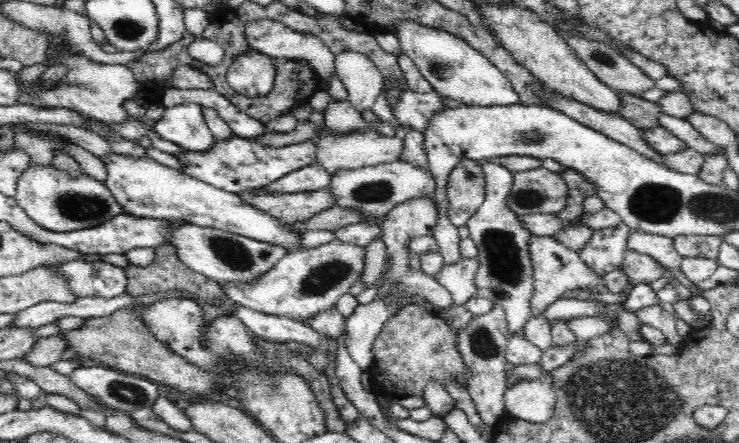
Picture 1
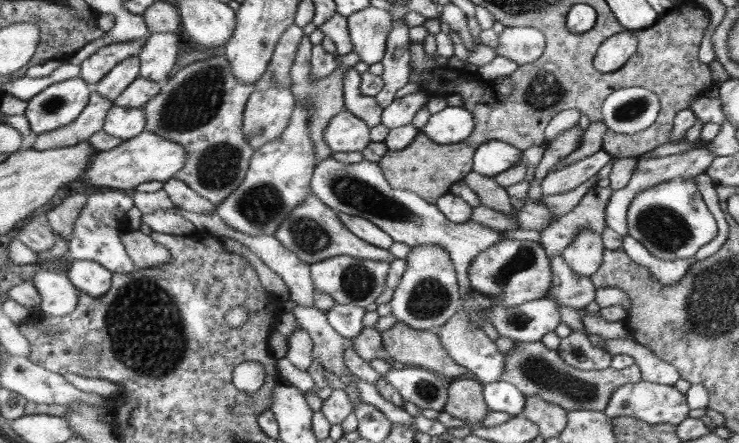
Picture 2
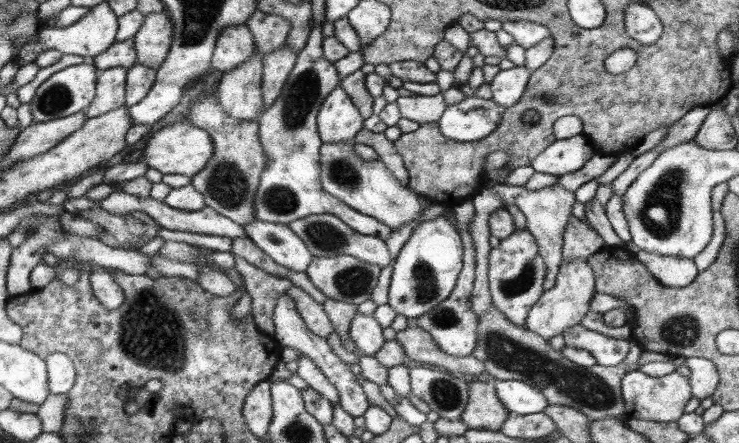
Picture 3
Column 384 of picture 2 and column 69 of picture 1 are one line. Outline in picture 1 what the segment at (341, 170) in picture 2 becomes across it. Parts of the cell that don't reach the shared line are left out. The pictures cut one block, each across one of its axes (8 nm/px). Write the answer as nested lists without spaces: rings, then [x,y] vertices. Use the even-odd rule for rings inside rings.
[[[51,164],[28,166],[20,174],[16,188],[15,200],[26,215],[38,226],[56,233],[95,228],[124,213],[105,184],[87,174],[70,178]]]

